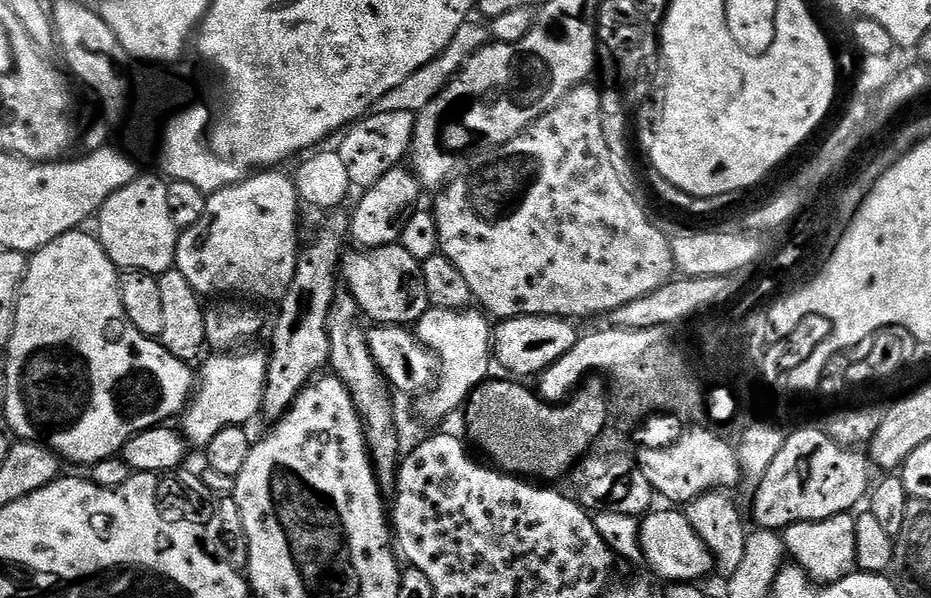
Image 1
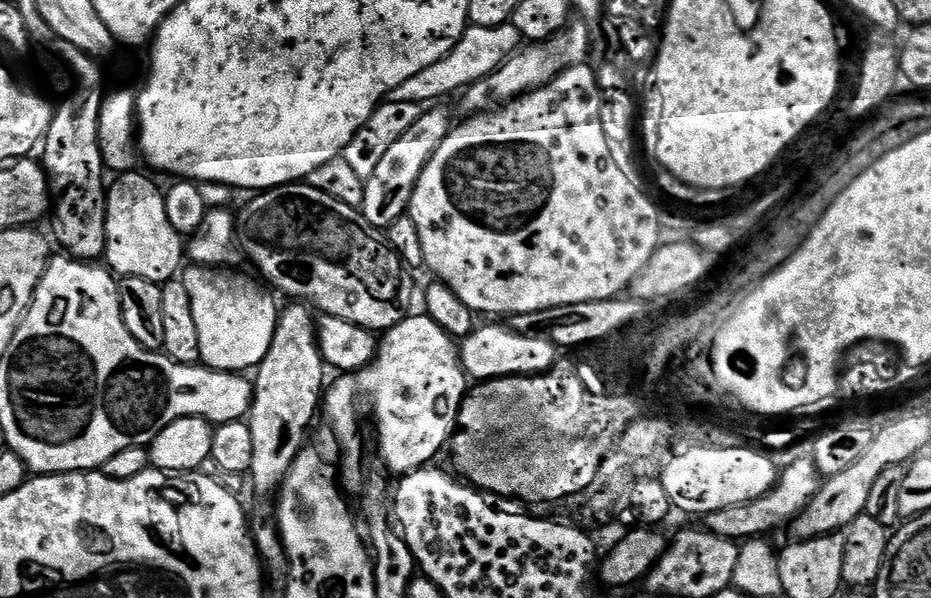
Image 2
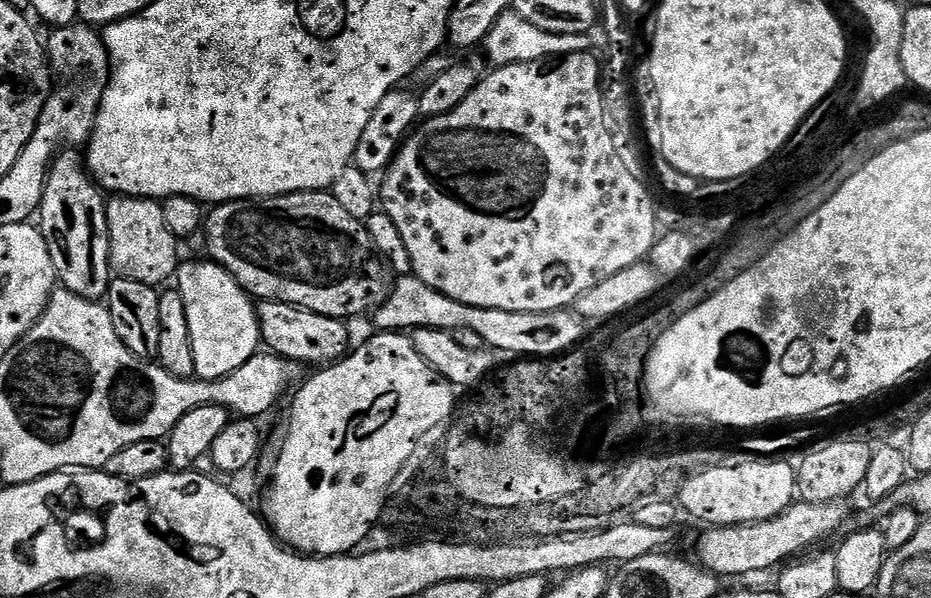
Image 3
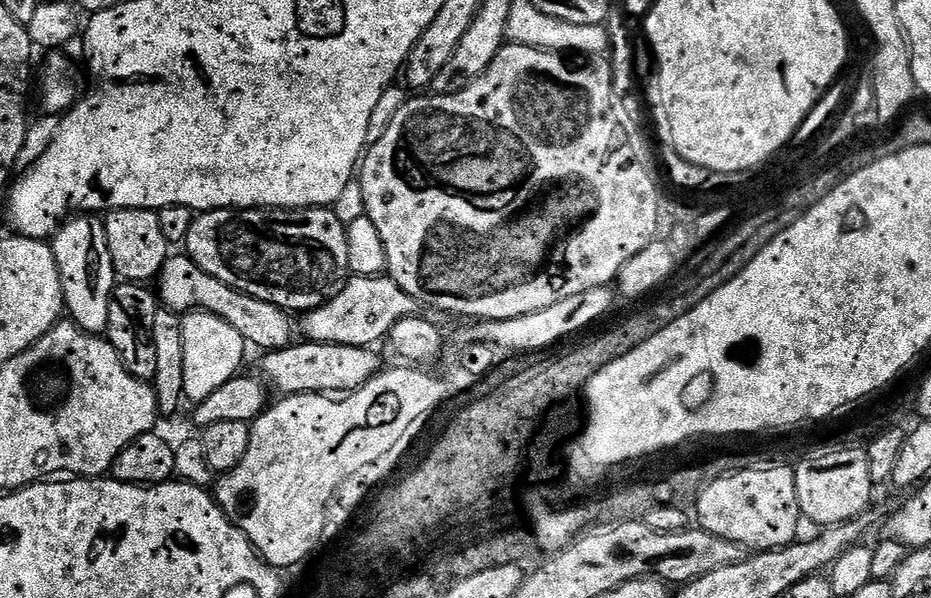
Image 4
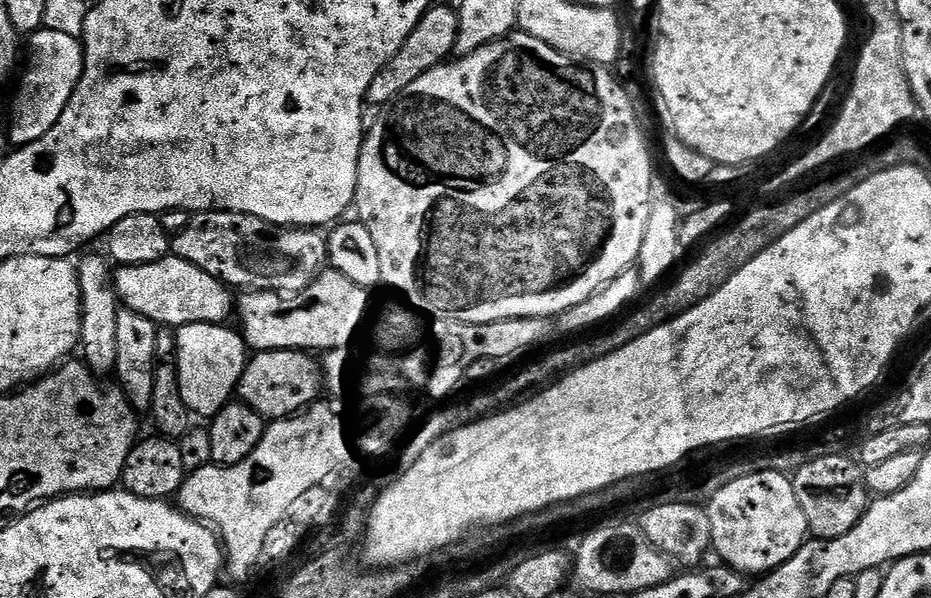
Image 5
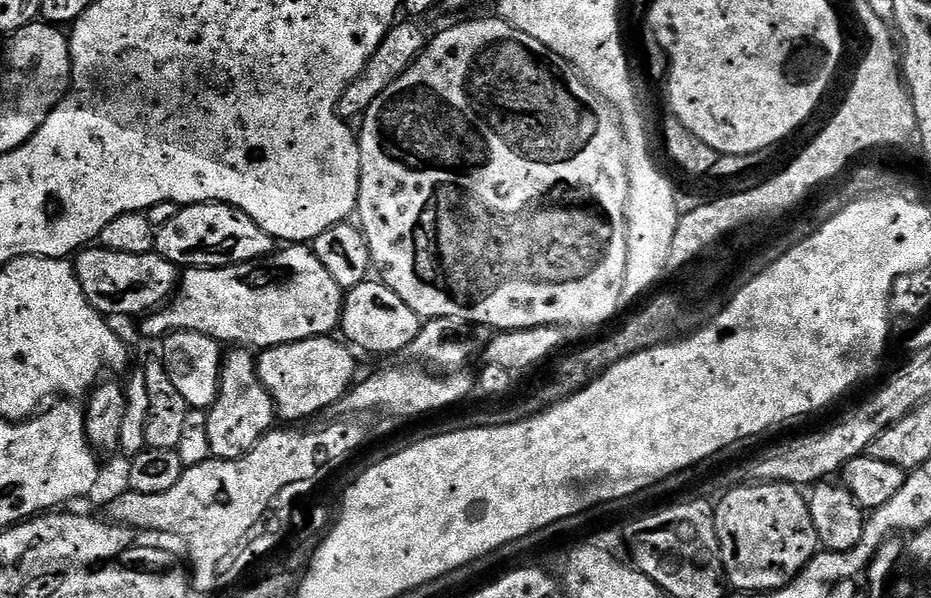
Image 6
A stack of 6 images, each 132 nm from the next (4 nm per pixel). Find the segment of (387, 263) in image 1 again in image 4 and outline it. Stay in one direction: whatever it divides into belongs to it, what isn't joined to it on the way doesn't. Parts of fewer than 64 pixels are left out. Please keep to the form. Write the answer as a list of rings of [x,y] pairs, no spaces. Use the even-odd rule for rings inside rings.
[[[331,207],[327,208],[215,208],[213,212],[199,213],[190,226],[190,234],[186,241],[186,255],[191,258],[206,274],[226,282],[226,286],[237,288],[240,292],[250,294],[254,298],[262,298],[262,302],[270,302],[274,306],[287,310],[289,313],[307,314],[312,309],[332,300],[343,290],[350,279],[350,246],[348,245],[347,227],[338,220]]]

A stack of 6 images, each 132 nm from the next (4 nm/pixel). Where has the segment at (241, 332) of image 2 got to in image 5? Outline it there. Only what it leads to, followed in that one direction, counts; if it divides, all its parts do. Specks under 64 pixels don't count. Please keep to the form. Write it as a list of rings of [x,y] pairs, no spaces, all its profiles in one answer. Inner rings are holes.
[[[191,324],[182,326],[176,333],[174,363],[182,402],[193,417],[217,416],[233,399],[240,387],[244,367],[240,364],[240,347],[245,342],[235,327],[224,324]]]

